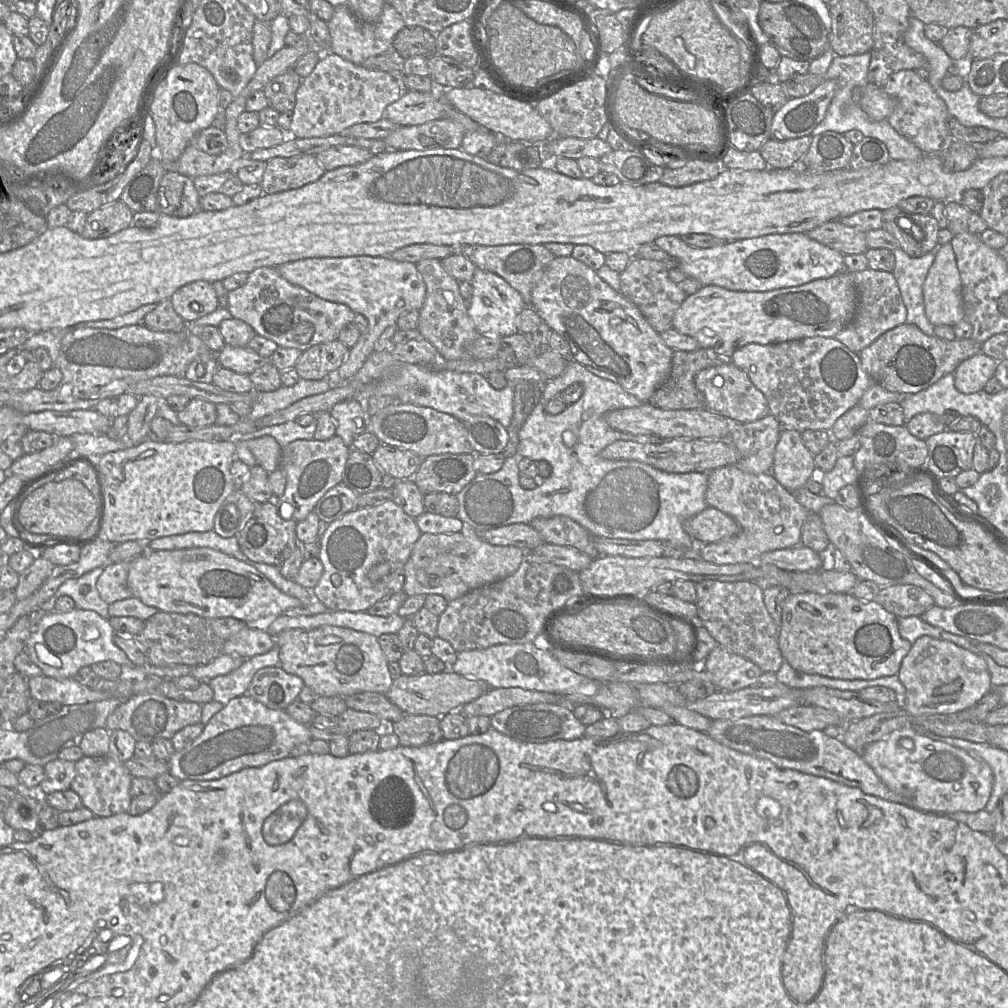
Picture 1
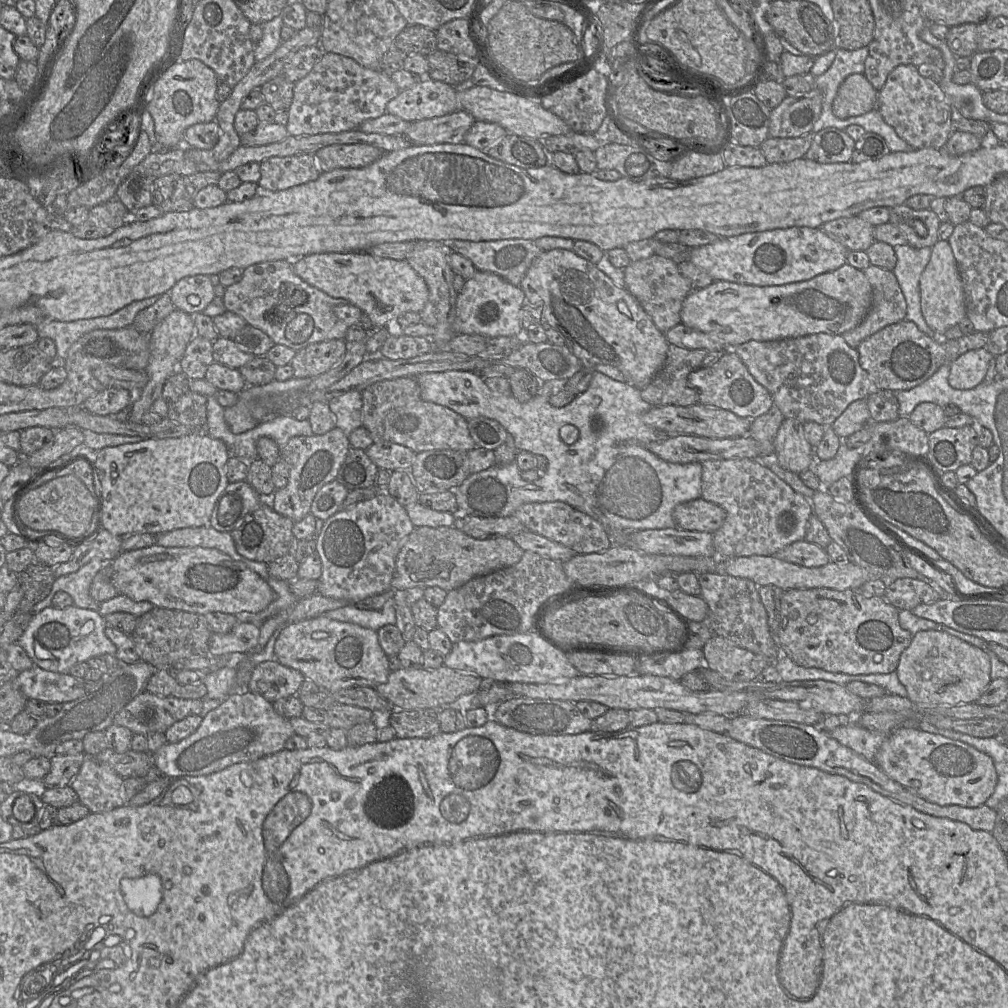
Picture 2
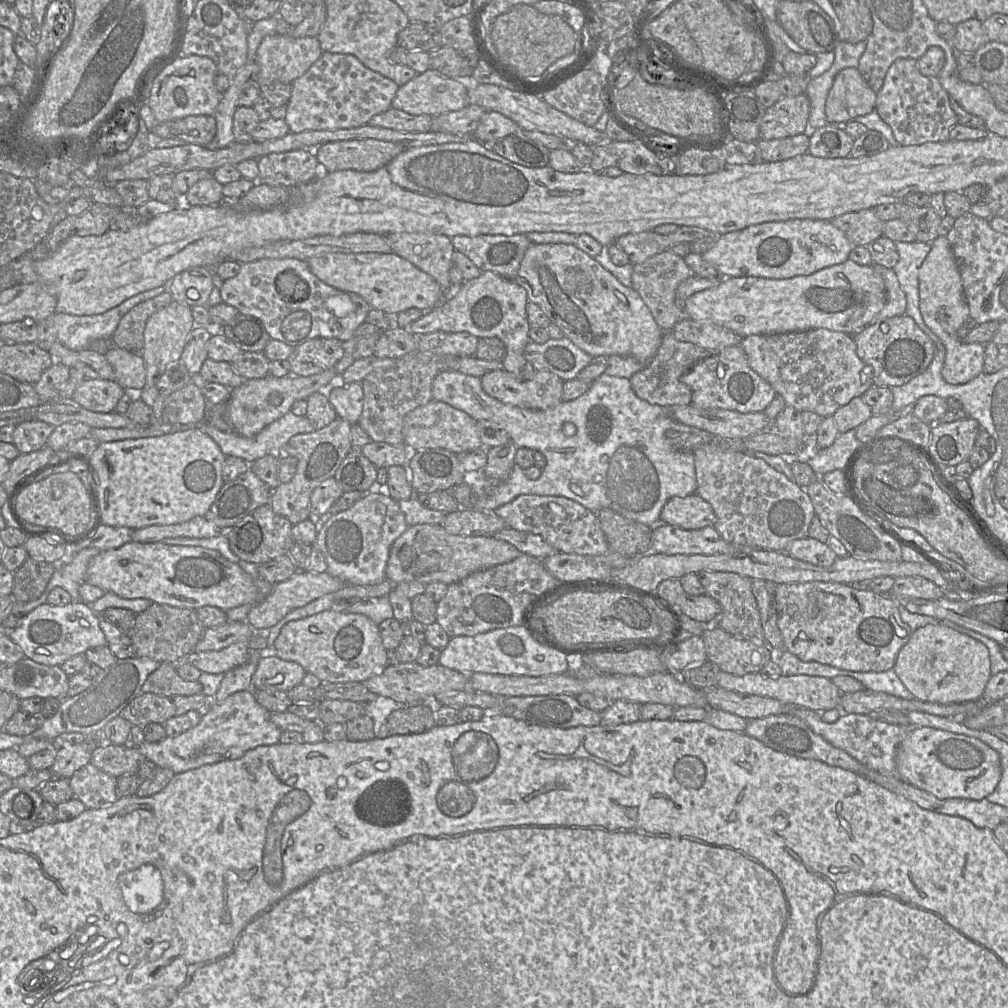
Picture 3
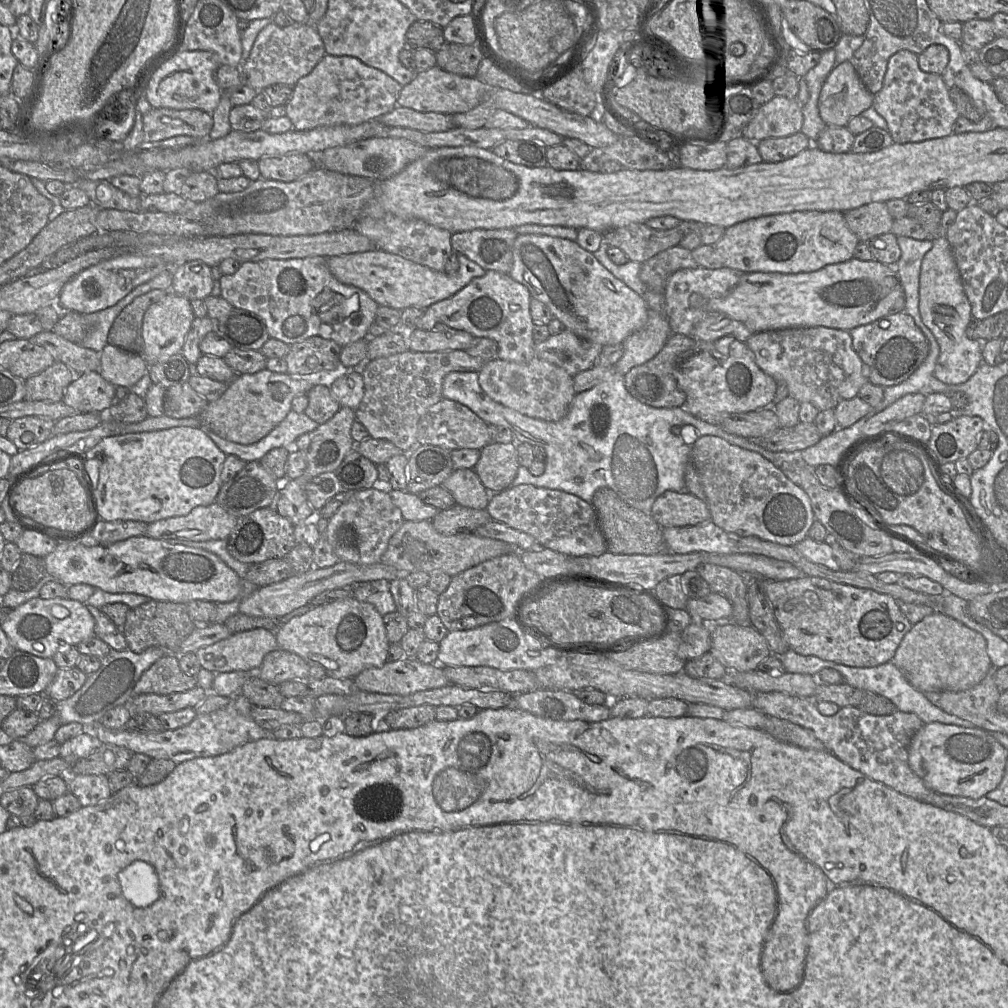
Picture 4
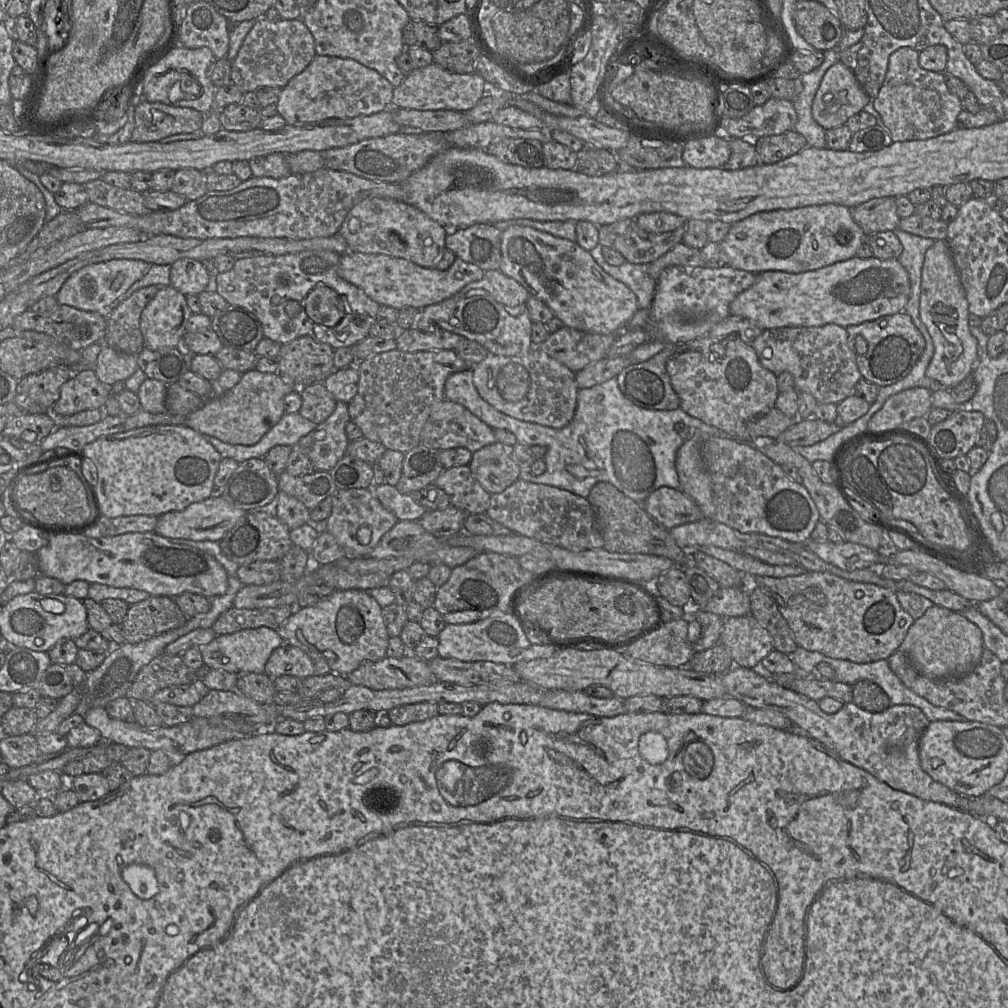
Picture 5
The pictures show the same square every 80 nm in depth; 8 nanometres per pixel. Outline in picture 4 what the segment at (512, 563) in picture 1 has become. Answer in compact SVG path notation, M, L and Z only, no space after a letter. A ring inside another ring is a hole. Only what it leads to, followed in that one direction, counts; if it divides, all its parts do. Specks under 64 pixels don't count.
M405 520L401 528L390 538L381 562L408 574L441 571L454 577L484 561L511 552L513 547L501 540L482 537L475 533L444 535L438 532L429 520Z

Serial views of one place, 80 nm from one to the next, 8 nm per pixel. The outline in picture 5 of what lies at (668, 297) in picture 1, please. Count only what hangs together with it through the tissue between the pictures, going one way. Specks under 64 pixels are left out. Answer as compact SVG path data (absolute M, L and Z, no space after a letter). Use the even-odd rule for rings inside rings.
M680 242L675 244L665 254L657 258L651 263L648 263L648 273L655 280L661 272L670 266L704 266L704 261L700 249L693 248Z

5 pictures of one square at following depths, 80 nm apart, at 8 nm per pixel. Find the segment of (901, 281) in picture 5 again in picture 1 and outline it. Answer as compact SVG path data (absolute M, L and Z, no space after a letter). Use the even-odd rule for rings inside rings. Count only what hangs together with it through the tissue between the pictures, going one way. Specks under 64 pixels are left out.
M846 269L830 278L767 292L732 291L720 286L706 285L686 297L674 315L672 327L695 339L700 348L732 356L737 349L750 343L769 345L816 336L835 337L853 320L856 305L857 295L852 275Z

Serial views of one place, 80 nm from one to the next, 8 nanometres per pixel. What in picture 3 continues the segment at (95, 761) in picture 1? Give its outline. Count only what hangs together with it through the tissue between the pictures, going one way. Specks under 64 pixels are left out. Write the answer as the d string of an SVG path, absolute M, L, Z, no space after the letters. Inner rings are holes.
M90 763L76 771L68 781L74 797L87 809L106 807L119 799L117 778L95 768Z

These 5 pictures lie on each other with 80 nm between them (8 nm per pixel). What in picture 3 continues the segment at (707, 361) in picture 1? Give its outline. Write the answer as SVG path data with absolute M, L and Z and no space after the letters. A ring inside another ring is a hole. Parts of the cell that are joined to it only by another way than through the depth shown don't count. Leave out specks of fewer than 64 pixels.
M672 331L664 332L661 345L656 355L643 369L631 376L630 383L637 397L659 406L687 406L692 403L692 391L682 381L682 376L698 361L712 353L690 342L675 338Z

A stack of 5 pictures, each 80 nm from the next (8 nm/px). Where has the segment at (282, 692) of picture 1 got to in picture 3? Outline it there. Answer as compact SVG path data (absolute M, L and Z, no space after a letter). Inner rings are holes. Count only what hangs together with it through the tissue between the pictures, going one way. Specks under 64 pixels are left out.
M276 655L262 656L252 676L252 689L278 689L287 692L302 683L305 669L293 661L283 660Z

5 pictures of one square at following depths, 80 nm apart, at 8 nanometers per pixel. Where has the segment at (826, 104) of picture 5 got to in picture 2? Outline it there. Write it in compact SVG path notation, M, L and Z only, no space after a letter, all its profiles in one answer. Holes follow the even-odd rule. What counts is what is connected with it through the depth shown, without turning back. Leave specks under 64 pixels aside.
M851 74L839 86L832 112L839 119L868 113L877 108L877 93L864 74Z

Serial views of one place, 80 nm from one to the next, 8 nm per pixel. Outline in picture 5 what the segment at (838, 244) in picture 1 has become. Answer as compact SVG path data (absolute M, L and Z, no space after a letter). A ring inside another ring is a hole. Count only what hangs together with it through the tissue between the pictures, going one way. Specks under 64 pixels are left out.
M896 197L873 198L851 208L853 220L862 228L866 236L895 231L900 217L897 214Z

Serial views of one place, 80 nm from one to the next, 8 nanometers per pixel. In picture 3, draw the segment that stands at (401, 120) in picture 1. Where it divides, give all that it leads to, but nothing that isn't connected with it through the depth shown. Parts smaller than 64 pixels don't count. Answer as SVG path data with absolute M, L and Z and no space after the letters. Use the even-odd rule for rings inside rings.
M429 69L400 86L391 107L413 115L438 116L467 106L468 90L467 81Z

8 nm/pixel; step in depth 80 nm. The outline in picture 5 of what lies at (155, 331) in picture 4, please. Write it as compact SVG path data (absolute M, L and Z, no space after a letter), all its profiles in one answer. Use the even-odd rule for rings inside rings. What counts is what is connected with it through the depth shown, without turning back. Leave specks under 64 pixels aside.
M171 285L159 287L140 318L144 348L179 347L191 314L184 294Z

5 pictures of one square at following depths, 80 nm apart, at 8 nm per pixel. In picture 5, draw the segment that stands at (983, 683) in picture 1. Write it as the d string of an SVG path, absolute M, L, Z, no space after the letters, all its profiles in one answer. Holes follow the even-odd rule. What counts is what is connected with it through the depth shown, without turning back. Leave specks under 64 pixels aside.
M933 605L914 621L898 650L907 656L919 674L940 680L971 672L979 663L984 647L982 632L974 623L960 612Z

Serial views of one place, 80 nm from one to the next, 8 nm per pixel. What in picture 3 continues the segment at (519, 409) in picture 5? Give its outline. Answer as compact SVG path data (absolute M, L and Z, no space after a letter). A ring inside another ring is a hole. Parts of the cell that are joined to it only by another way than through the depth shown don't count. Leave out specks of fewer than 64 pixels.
M504 368L488 372L480 378L484 391L506 404L531 410L548 410L562 402L564 381L547 370L536 371L534 377L527 381L517 379Z

